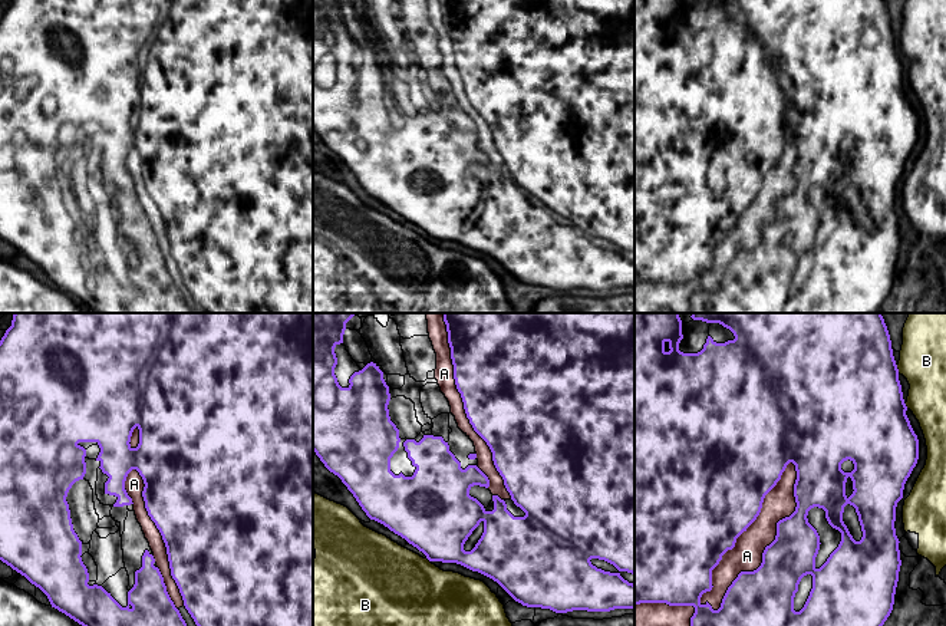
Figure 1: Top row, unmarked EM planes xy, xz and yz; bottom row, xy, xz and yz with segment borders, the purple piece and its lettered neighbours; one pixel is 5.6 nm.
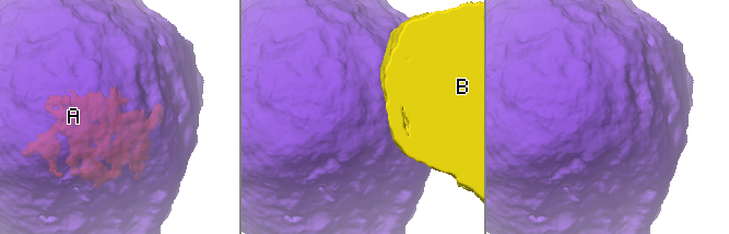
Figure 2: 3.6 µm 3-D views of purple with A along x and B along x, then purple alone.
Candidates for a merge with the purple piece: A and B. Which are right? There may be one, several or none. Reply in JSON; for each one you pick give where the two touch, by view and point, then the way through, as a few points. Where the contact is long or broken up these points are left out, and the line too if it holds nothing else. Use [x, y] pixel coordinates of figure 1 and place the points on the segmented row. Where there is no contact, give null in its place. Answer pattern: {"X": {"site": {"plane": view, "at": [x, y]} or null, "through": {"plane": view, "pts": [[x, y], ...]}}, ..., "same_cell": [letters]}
{"A": {"site": {"plane": "yz", "at": [740, 534]}}, "same_cell": ["A"]}

